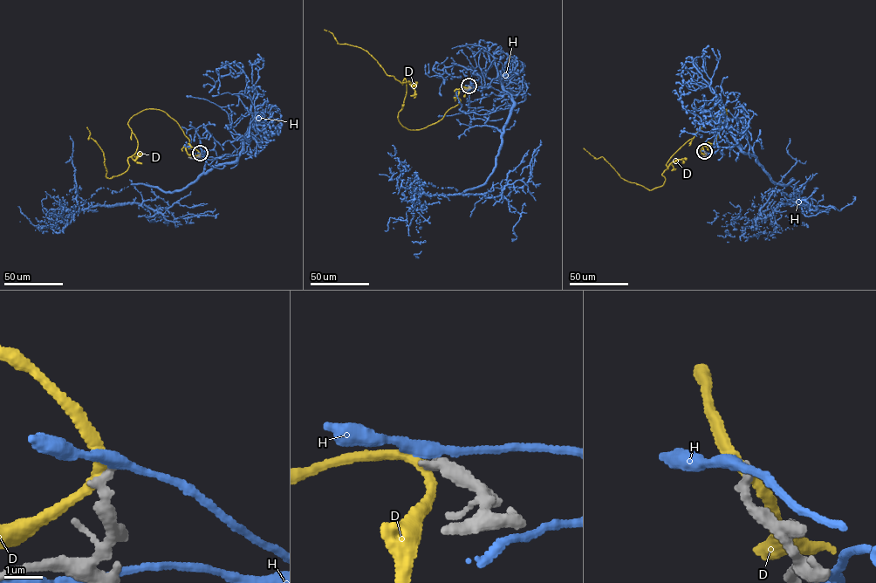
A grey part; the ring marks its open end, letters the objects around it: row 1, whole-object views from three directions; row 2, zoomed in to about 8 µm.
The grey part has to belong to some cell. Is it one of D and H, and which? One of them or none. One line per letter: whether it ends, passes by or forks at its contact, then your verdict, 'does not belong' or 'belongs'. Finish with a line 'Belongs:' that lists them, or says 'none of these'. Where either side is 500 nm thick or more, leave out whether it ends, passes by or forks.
D: it passes by | does not belong
H: it passes by | does not belong
Belongs: none of these

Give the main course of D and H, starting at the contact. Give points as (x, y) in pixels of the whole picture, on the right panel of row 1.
D: (704, 151), (726, 109), (670, 158), (663, 184), (652, 189), (583, 148)
H: (704, 151), (736, 146), (771, 181), (801, 185), (799, 198), (765, 216), (775, 232), (808, 225), (823, 194)

